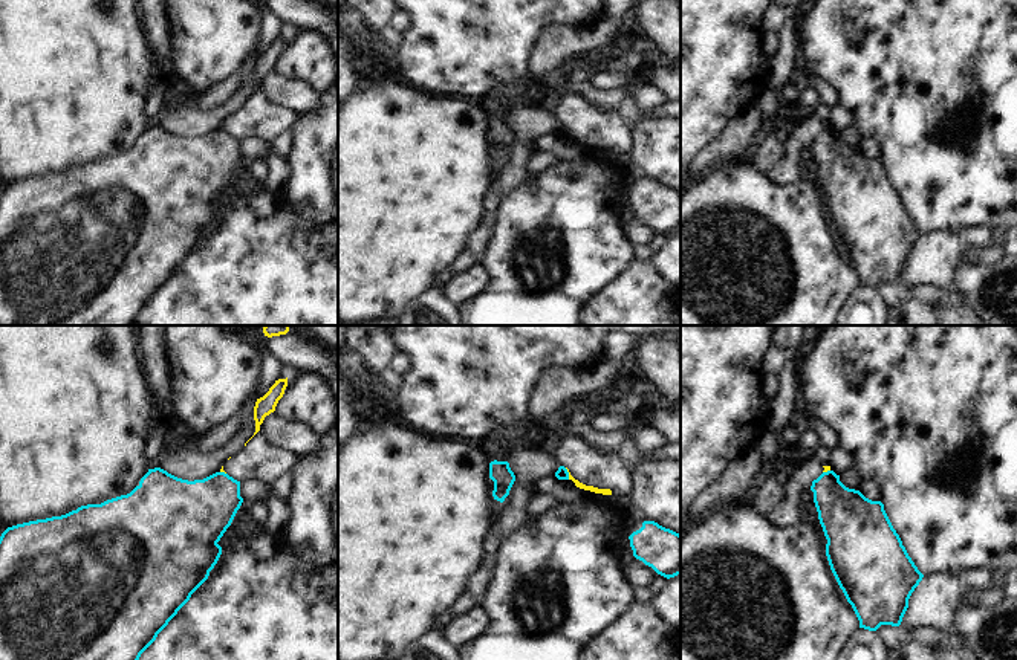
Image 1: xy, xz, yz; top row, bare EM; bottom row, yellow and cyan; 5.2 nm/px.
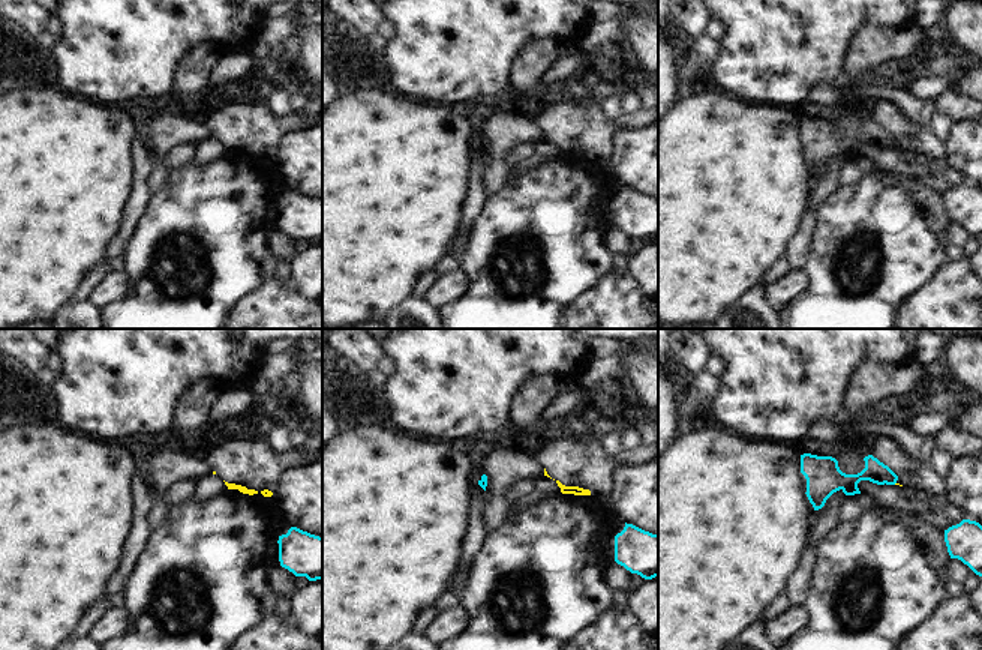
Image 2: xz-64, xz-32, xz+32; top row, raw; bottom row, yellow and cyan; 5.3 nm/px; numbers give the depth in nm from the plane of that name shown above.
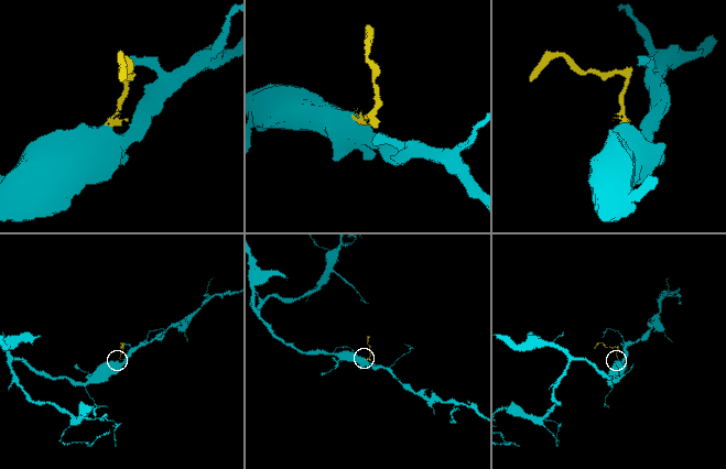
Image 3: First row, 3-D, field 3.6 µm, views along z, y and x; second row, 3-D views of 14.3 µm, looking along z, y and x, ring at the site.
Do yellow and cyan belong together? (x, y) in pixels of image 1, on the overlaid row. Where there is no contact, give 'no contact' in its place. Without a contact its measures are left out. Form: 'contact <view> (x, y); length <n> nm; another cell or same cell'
contact xz (569, 474); length 70 nm; another cell

